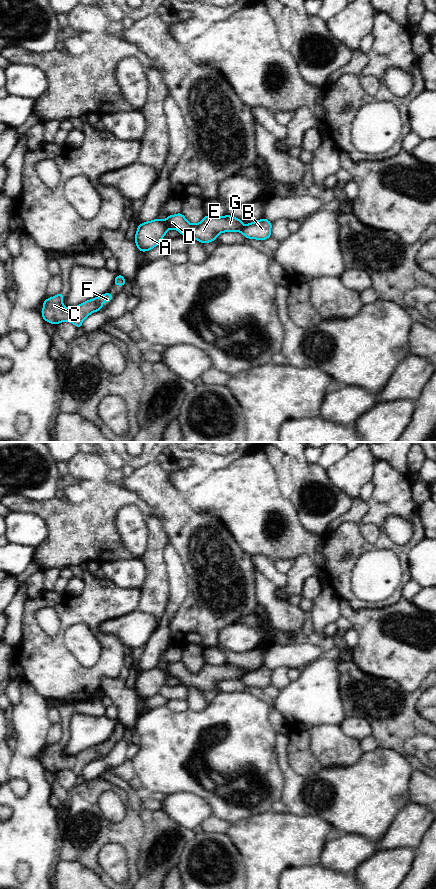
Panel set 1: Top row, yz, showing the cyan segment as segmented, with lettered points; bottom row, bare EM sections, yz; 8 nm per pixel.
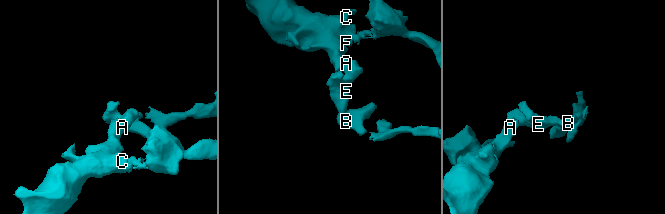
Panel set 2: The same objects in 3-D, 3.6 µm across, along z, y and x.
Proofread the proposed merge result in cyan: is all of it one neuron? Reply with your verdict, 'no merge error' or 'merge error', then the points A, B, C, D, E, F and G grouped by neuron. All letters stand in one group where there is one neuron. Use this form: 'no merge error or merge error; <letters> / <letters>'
no merge error; A B C D E F G

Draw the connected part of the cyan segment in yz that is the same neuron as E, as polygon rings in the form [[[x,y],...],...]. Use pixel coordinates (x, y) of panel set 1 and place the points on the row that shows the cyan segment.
[[[180,212],[167,216],[163,220],[158,218],[141,223],[135,234],[137,249],[142,252],[159,245],[168,229],[178,230],[186,238],[194,238],[201,243],[216,241],[222,232],[241,232],[248,239],[265,240],[271,237],[272,222],[262,218],[244,226],[243,221],[236,217],[225,215],[211,217],[205,215],[199,224],[190,224]]]

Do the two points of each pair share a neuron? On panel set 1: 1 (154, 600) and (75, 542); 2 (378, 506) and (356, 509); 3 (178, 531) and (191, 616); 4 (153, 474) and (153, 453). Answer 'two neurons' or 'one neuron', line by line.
1: one neuron
2: two neurons
3: one neuron
4: two neurons

